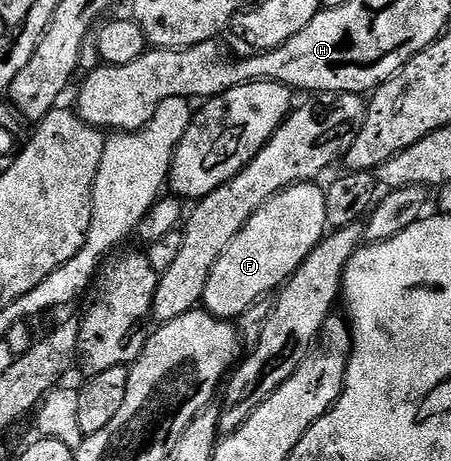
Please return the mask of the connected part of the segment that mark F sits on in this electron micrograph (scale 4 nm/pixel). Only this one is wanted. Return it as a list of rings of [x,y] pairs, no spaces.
[[[305,183],[291,185],[289,189],[283,189],[278,195],[274,195],[262,208],[234,235],[234,243],[222,251],[218,263],[214,263],[214,271],[210,271],[210,279],[204,292],[203,308],[215,317],[225,319],[239,319],[242,314],[254,303],[265,300],[268,293],[275,294],[283,286],[288,278],[298,271],[298,267],[314,251],[316,244],[329,232],[326,219],[326,192],[319,189],[319,184]]]

